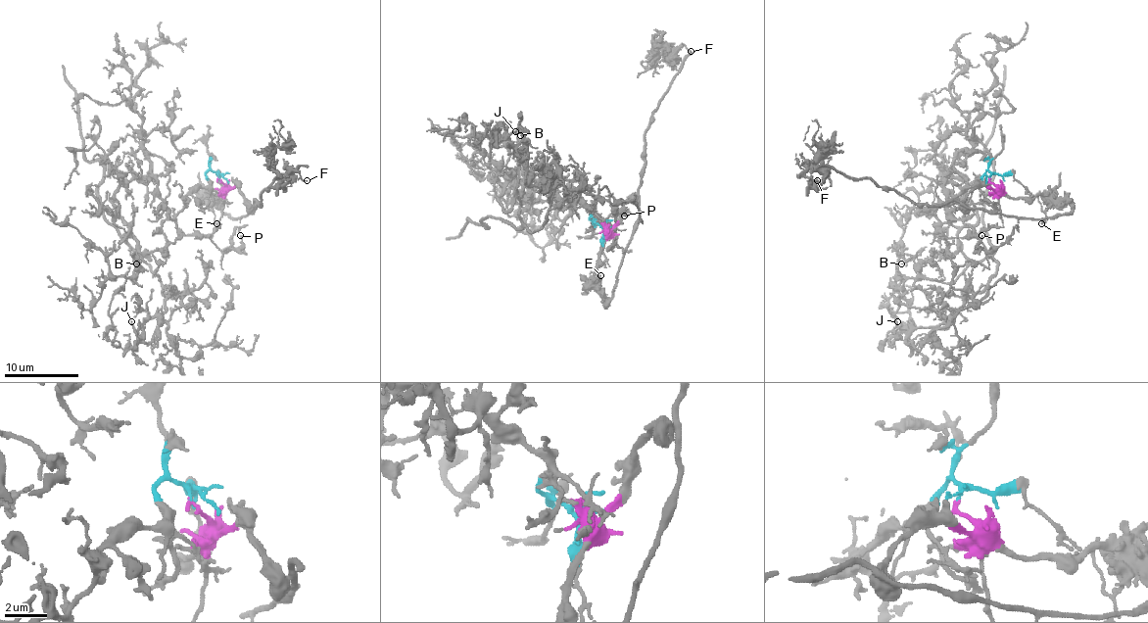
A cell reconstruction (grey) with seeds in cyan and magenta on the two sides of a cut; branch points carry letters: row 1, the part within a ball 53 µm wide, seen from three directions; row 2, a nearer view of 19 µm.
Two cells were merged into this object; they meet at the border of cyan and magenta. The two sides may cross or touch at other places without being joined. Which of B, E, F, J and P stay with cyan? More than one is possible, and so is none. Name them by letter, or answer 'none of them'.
B, J, P

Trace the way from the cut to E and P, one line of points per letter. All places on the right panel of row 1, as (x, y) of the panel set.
E: (989, 179), (1011, 198), (1037, 200), (1045, 215), (1041, 224)
P: (989, 177), (987, 169), (976, 185), (959, 196), (963, 222), (983, 250), (980, 248), (981, 235)

